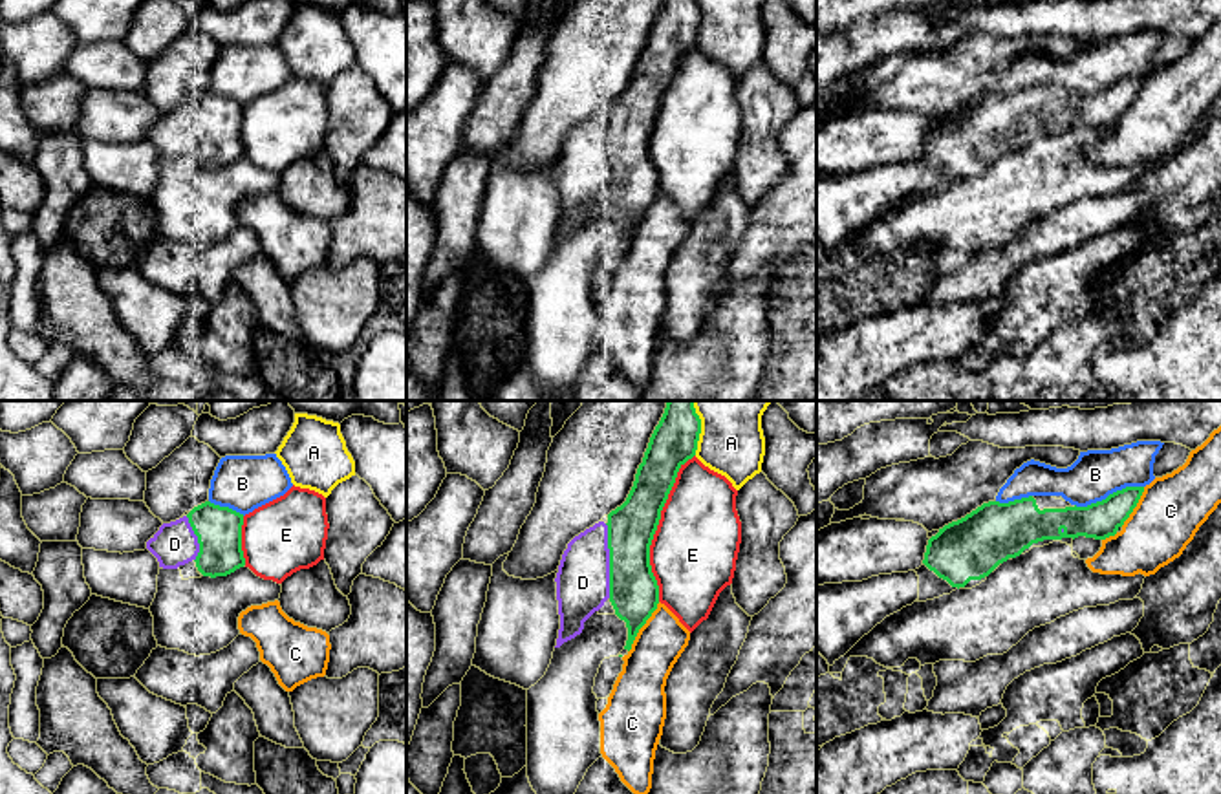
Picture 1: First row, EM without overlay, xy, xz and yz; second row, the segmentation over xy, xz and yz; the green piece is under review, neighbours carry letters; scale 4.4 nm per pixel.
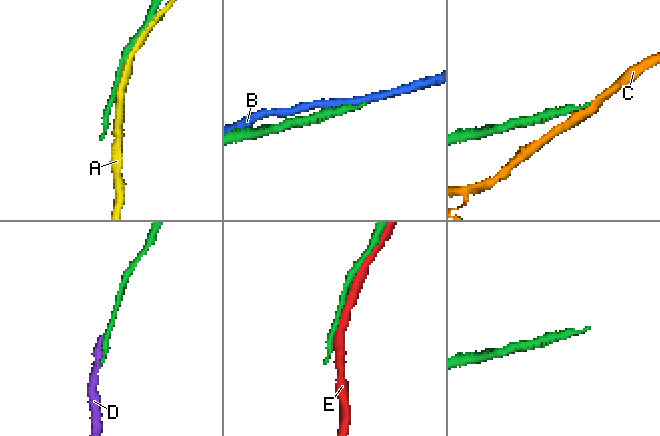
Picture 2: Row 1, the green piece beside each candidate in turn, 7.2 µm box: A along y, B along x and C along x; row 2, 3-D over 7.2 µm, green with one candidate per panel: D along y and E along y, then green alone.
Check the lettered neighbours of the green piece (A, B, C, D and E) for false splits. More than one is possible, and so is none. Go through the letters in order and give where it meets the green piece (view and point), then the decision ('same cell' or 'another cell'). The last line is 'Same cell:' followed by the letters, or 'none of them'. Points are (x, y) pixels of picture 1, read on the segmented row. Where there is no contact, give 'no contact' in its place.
A: contact xz (700, 429); another cell
B: contact yz (1110, 494); another cell
C: contact xz (641, 626); another cell
D: contact xz (610, 560); same cell
E: contact xz (656, 527); another cell
Same cell: D

